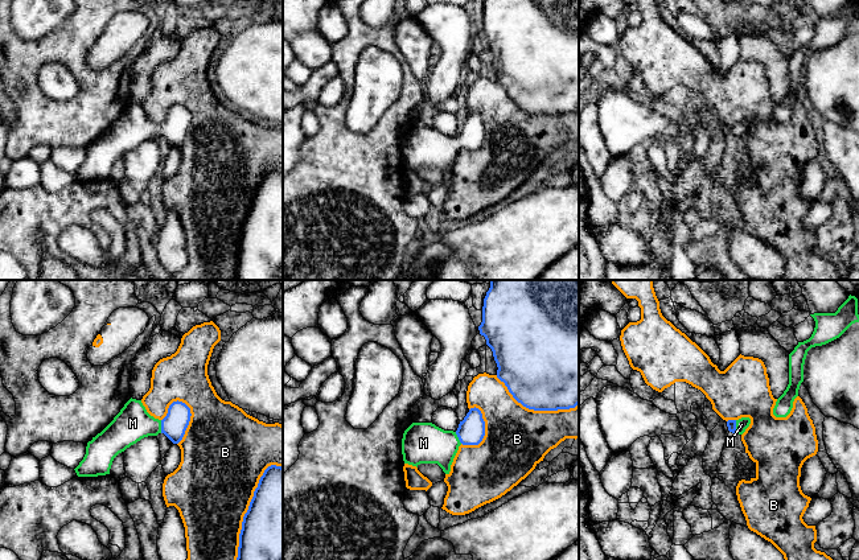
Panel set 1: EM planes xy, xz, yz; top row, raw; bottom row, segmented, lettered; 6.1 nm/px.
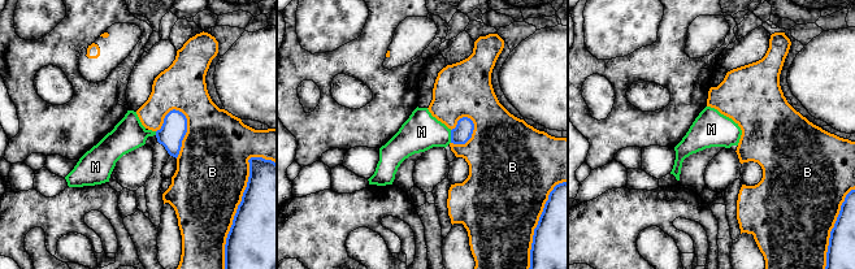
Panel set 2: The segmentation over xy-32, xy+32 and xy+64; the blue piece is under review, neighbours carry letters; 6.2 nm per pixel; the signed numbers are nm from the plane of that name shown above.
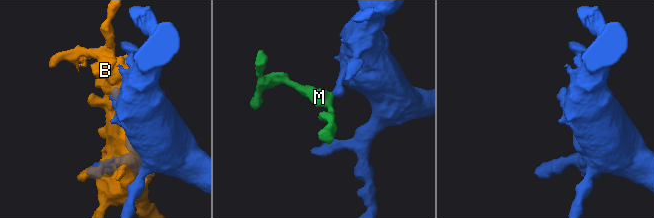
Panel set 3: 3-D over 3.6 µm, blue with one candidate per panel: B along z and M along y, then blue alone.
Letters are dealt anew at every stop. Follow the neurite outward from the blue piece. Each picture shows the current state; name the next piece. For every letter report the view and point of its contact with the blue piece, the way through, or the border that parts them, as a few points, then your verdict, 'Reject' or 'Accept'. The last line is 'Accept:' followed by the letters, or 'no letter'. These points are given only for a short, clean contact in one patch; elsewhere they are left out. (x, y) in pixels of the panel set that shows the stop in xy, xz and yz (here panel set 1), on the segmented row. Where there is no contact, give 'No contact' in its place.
B: Touches blue at xy (249, 507). Reject
M: Touches blue at xy (161, 427). Path across: xy (173, 425), (161, 427), (132, 423). Accept
Accept: M

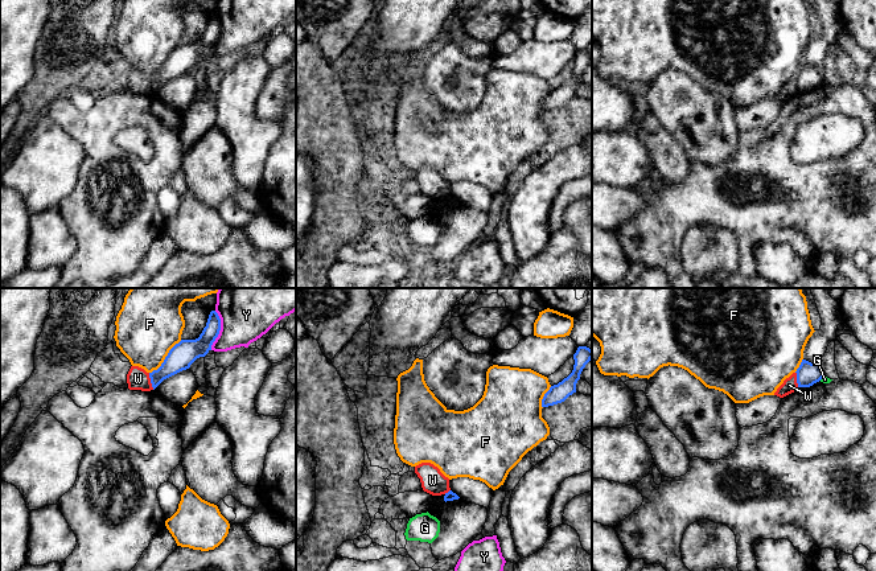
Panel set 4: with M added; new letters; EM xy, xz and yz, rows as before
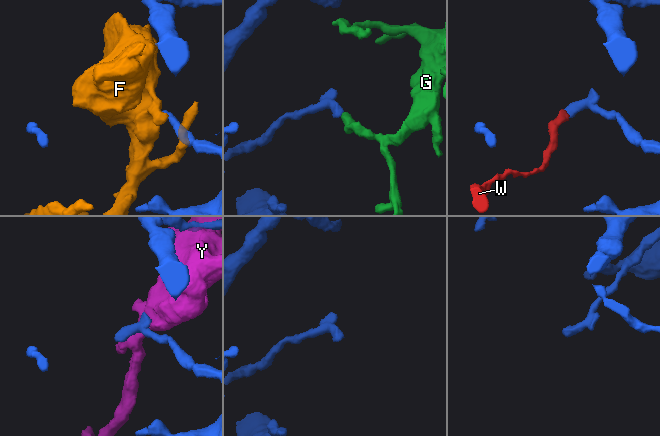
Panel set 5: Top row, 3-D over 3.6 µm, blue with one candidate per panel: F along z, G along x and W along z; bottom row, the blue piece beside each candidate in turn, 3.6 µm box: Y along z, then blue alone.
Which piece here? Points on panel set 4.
F: Touches blue at xy (165, 357). Reject
G: Touches blue at yz (822, 377). Boundary: yz (825, 376), (819, 380). Reject
W: Touches blue at xy (151, 381). Boundary: xy (148, 373), (153, 389). Reject
Y: Touches blue at xy (219, 329). Reject
Accept: no letter

